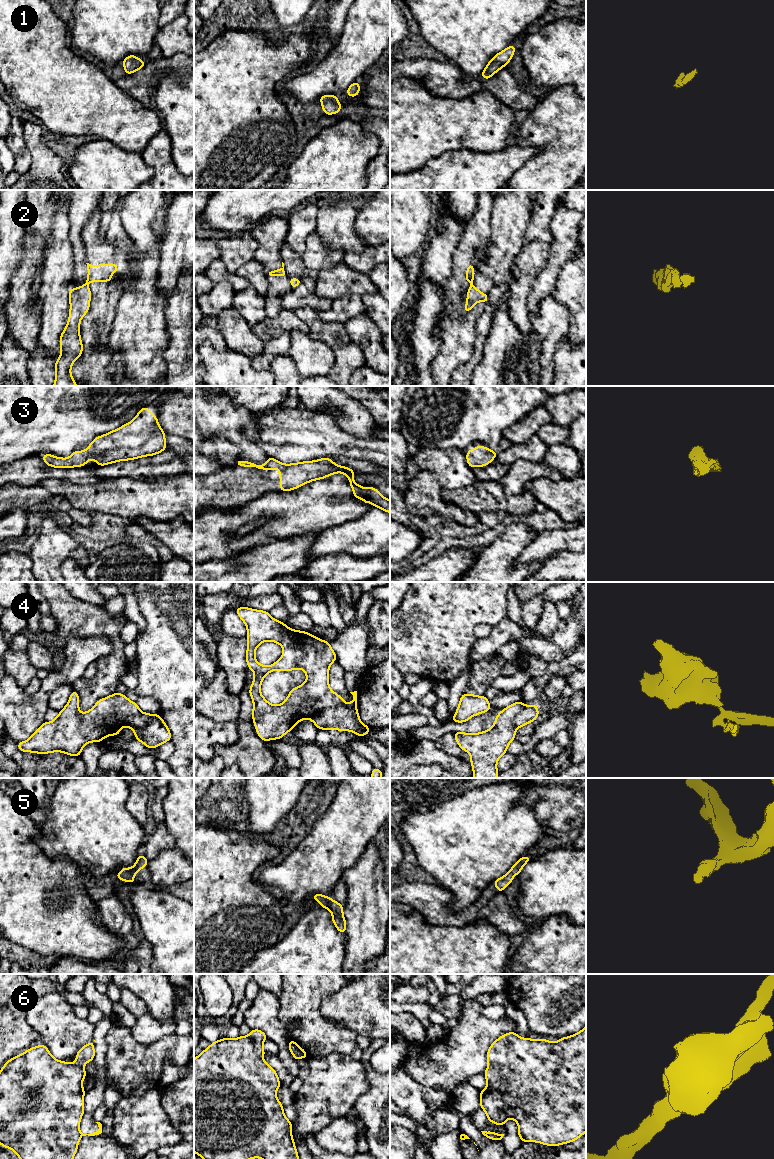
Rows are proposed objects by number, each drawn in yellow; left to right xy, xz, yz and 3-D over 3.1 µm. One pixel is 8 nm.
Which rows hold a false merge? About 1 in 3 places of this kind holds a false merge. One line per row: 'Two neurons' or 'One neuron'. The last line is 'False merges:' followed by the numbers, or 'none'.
1: One neuron
2: Two neurons
3: One neuron
4: Two neurons
5: One neuron
6: Two neurons
False merges: 2, 4, 6

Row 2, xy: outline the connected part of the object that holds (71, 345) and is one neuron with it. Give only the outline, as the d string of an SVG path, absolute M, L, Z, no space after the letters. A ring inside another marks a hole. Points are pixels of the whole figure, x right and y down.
M86 284L79 288L71 288L69 291L69 319L60 335L61 353L55 361L56 377L53 386L77 386L71 375L71 367L83 352L80 321L89 310L90 299L91 291Z

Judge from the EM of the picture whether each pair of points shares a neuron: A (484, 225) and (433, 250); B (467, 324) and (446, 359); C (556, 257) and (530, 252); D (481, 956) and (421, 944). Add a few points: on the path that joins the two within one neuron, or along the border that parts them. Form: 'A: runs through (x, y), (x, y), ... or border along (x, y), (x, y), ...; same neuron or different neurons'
A: border along (465, 226), (464, 233), (452, 258); different neurons
B: runs through (458, 333), (457, 348), (455, 350); same neuron
C: border along (551, 249), (545, 266), (536, 276); different neurons
D: runs through (466, 956), (436, 956); same neuron

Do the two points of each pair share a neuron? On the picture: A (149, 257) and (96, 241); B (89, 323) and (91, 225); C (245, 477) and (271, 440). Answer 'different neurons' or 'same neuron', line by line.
A: different neurons
B: same neuron
C: different neurons

